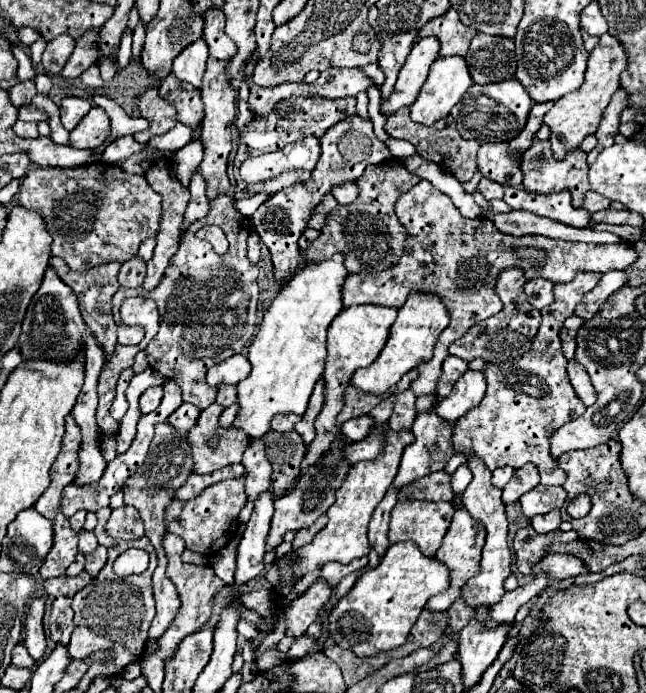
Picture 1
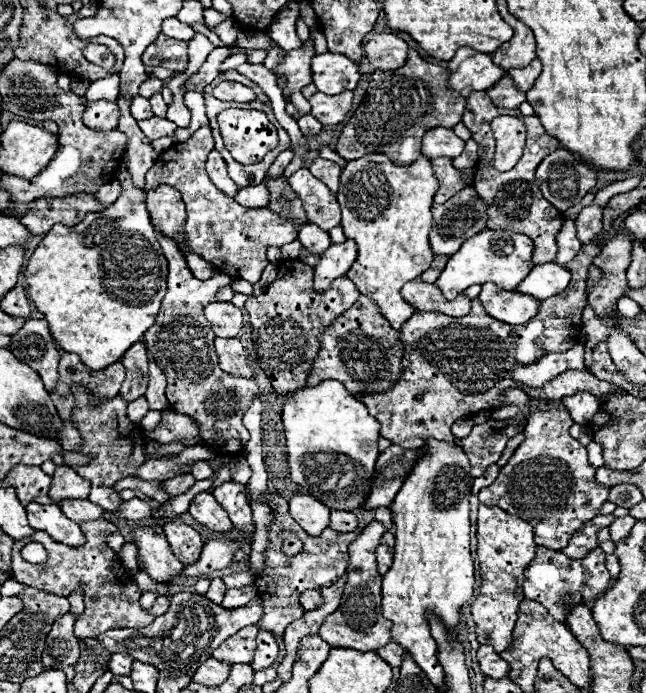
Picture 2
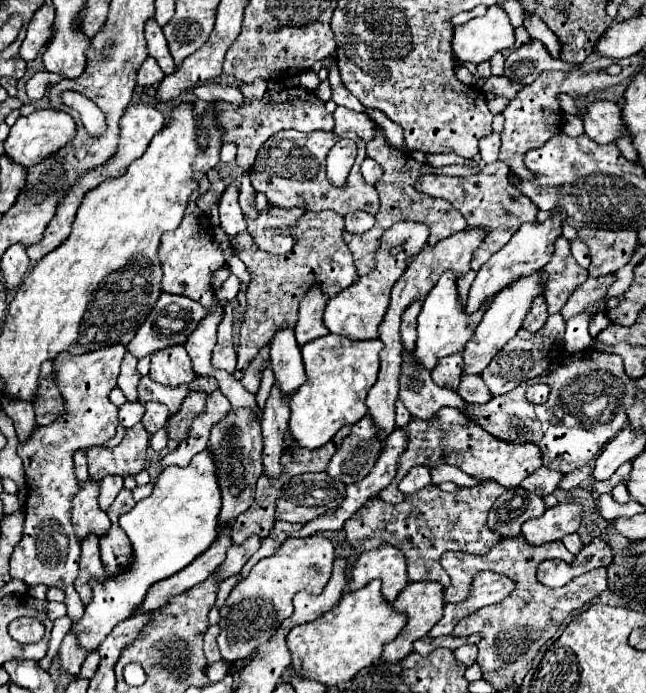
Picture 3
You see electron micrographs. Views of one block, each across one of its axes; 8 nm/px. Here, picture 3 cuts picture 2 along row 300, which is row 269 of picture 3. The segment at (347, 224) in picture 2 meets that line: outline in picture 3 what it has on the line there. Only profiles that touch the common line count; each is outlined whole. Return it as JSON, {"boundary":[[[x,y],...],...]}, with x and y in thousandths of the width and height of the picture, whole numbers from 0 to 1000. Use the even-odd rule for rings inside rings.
{"boundary":[[[613,320],[591,341],[591,355],[582,364],[582,387],[560,401],[551,401],[545,413],[514,430],[502,450],[502,468],[514,482],[539,485],[542,491],[576,491],[585,488],[585,470],[601,444],[604,418],[616,401],[632,387],[635,375],[656,358],[663,349],[663,326],[644,320]]]}

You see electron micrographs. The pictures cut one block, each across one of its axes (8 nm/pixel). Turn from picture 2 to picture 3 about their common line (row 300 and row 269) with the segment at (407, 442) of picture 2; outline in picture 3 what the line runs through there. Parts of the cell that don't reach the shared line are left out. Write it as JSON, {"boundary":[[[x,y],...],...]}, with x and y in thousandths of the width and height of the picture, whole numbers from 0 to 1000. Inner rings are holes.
{"boundary":[[[765,234],[765,237],[749,240],[746,251],[740,251],[740,254],[709,257],[709,254],[656,251],[641,266],[644,274],[659,283],[693,289],[706,303],[715,306],[715,312],[721,312],[728,329],[752,332],[752,343],[731,367],[728,384],[734,392],[740,392],[746,387],[746,381],[789,346],[789,341],[805,329],[805,323],[831,319],[833,300],[817,284],[799,277],[799,271],[793,271],[793,266],[786,266],[786,248],[789,248],[786,237]],[[870,341],[858,349],[858,367],[842,384],[842,395],[845,404],[839,427],[845,430],[848,453],[867,450],[885,421],[910,401],[910,390],[892,381],[892,375],[885,375],[879,346]]]}

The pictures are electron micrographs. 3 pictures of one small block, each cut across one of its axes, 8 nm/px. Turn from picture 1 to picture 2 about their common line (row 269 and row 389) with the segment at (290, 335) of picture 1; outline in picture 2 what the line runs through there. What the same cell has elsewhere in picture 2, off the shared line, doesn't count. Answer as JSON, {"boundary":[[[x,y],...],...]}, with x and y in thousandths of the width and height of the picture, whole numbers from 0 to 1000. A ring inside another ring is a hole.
{"boundary":[[[502,548],[492,557],[458,563],[440,583],[437,609],[449,690],[508,733],[560,736],[588,658],[588,609],[570,597],[567,586],[539,569],[523,548]]]}

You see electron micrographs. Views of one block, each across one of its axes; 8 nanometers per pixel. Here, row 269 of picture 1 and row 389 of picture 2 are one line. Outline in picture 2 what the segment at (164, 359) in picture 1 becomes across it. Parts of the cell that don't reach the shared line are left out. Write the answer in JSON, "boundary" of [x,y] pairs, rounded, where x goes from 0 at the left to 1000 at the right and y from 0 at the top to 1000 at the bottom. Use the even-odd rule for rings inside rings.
{"boundary":[[[238,329],[238,335],[260,375],[260,418],[251,433],[248,453],[241,456],[241,468],[223,482],[223,494],[235,514],[260,517],[260,580],[266,583],[269,595],[282,595],[307,606],[313,620],[310,641],[322,644],[325,649],[337,649],[341,658],[372,652],[384,638],[384,620],[375,612],[375,600],[384,592],[387,577],[399,569],[399,557],[393,545],[362,545],[337,531],[337,514],[328,502],[331,479],[325,476],[325,468],[316,456],[316,444],[334,436],[334,421],[344,413],[353,413],[359,401],[337,392],[337,398],[328,398],[325,404],[303,404],[297,392],[291,392],[291,384],[285,381],[285,369],[276,364],[272,349],[257,343],[245,329]]]}

